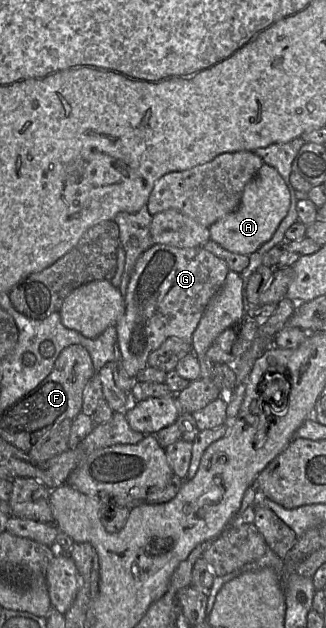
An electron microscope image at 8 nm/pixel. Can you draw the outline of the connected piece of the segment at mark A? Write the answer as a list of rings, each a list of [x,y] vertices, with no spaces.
[[[264,163],[255,178],[245,186],[239,207],[209,227],[210,240],[230,252],[249,256],[272,238],[279,224],[286,217],[290,203],[290,192],[284,179],[274,167]]]

